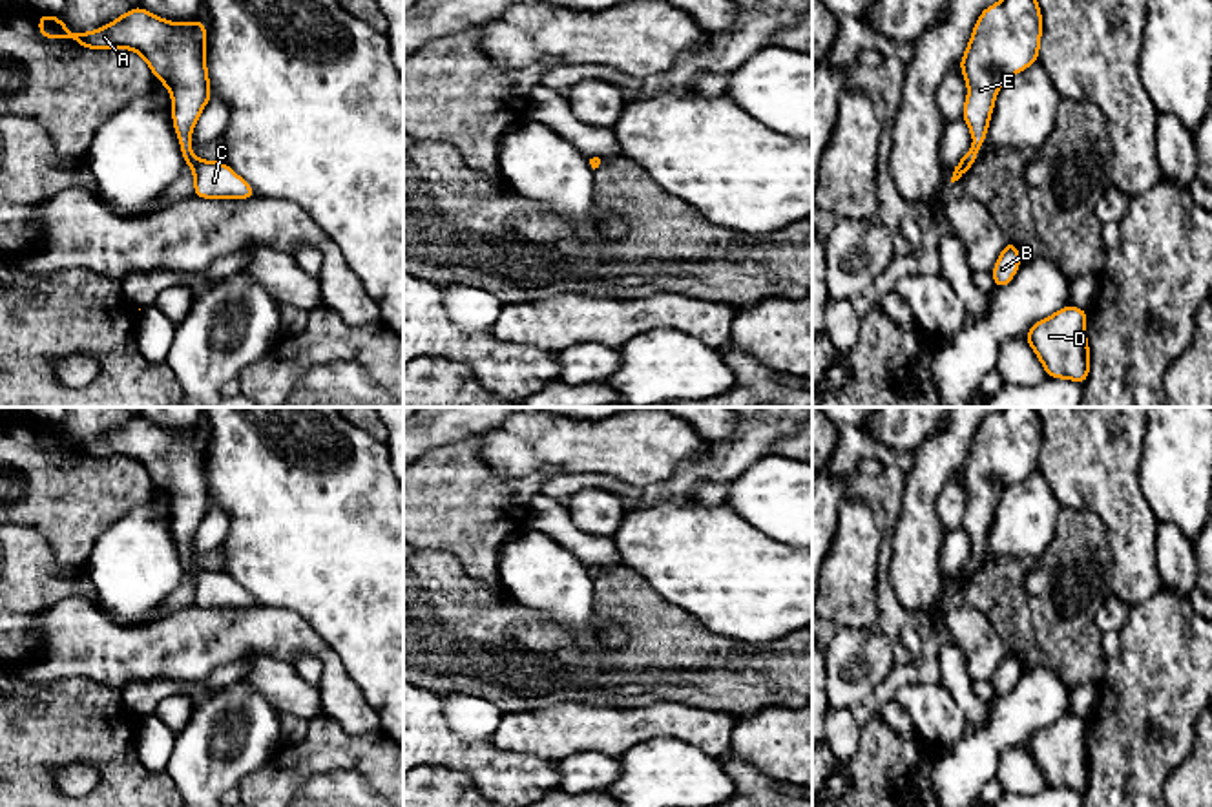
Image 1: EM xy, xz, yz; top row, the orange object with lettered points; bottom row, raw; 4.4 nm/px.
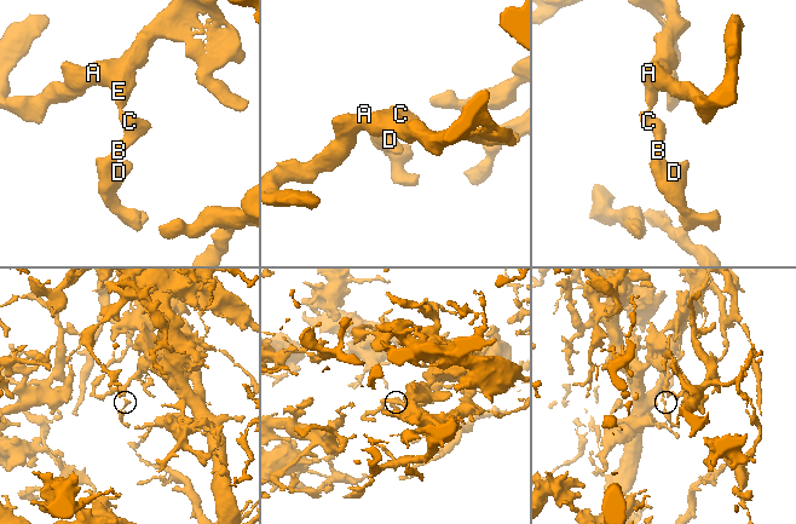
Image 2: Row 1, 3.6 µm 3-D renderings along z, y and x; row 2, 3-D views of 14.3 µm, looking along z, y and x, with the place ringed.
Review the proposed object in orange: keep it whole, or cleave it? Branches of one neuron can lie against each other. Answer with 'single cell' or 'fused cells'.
single cell

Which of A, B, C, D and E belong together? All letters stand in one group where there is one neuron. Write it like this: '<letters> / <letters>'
A B C D E

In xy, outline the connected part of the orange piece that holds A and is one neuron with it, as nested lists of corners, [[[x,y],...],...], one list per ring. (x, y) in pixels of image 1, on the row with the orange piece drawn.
[[[142,9],[120,15],[106,27],[88,33],[69,31],[62,18],[38,15],[44,38],[73,38],[78,46],[102,51],[111,47],[139,53],[172,93],[172,117],[184,164],[193,172],[193,195],[201,199],[250,199],[256,190],[226,162],[203,161],[192,152],[192,131],[212,99],[206,71],[206,26],[203,18],[175,24]]]

